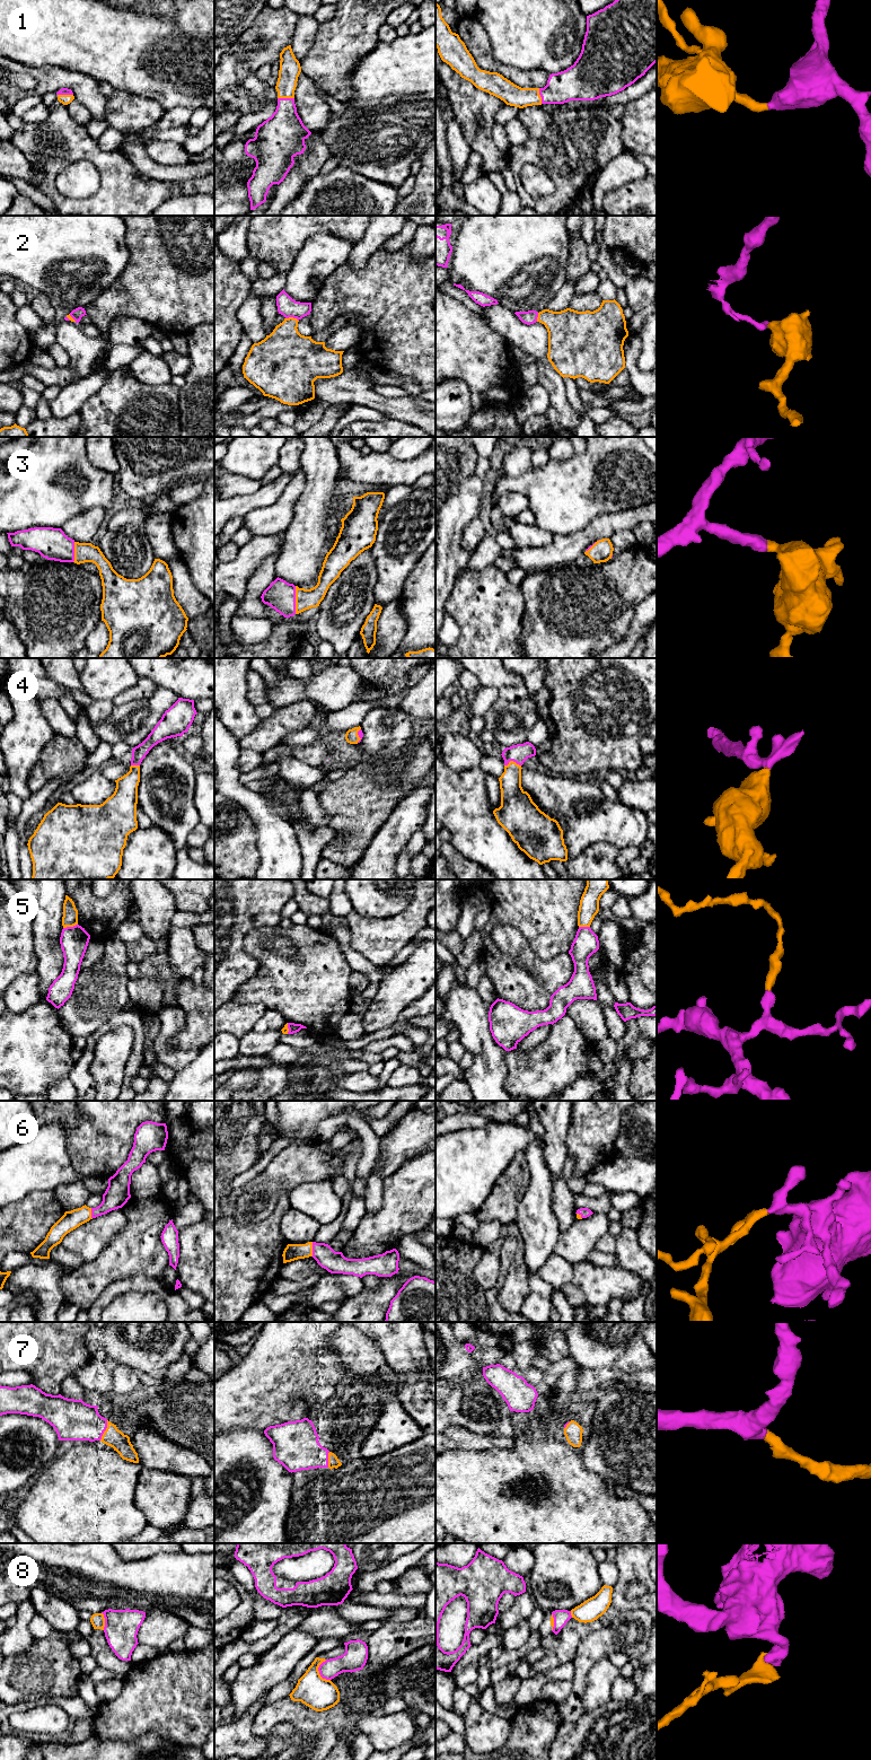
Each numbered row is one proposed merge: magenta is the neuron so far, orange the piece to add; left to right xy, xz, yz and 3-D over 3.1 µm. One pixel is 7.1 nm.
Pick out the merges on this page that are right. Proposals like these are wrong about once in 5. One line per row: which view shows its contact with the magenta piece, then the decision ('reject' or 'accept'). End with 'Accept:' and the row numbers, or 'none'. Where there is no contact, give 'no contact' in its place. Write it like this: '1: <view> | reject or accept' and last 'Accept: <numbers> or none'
1: xz | accept
2: xz | reject
3: xz | accept
4: yz | accept
5: xy | reject
6: xz | accept
7: xy | accept
8: xz | reject
Accept: 1, 3, 4, 6, 7

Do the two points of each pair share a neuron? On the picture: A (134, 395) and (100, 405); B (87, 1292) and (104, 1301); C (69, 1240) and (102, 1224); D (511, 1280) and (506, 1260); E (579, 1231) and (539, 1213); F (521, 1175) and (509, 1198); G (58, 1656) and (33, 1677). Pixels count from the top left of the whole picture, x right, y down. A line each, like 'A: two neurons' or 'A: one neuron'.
A: one neuron
B: two neurons
C: one neuron
D: two neurons
E: two neurons
F: one neuron
G: one neuron

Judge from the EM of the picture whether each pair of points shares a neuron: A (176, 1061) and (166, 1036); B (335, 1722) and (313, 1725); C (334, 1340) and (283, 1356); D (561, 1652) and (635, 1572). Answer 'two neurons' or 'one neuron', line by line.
A: one neuron
B: one neuron
C: two neurons
D: one neuron

